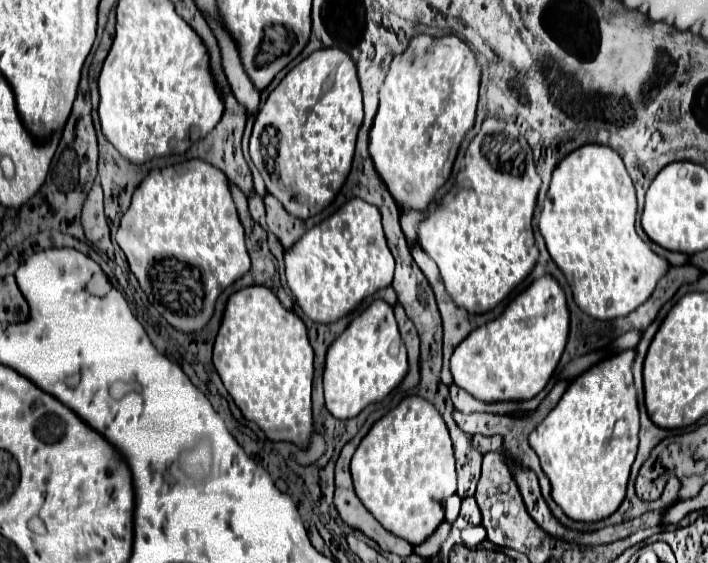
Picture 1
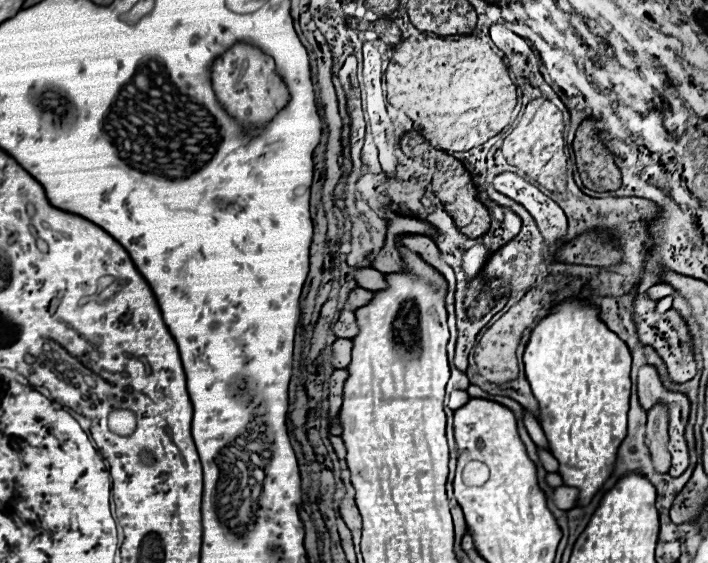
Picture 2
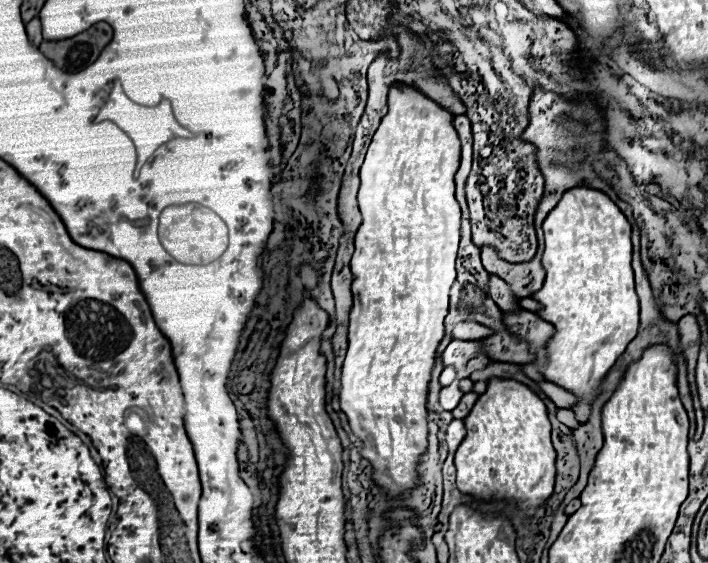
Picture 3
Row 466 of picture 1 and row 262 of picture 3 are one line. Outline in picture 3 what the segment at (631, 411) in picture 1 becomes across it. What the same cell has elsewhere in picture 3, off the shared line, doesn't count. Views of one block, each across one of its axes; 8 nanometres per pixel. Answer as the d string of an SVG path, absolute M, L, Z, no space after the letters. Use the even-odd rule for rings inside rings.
M572 188L564 192L556 208L546 216L544 224L546 248L542 254L542 266L546 268L544 286L530 298L534 298L542 308L536 312L542 320L550 322L556 332L546 342L546 364L540 368L548 382L578 396L578 404L572 406L576 420L588 422L590 406L600 394L600 382L614 366L618 356L626 350L638 332L638 296L634 292L634 272L632 272L632 242L630 242L630 222L618 210L618 206L592 188Z

